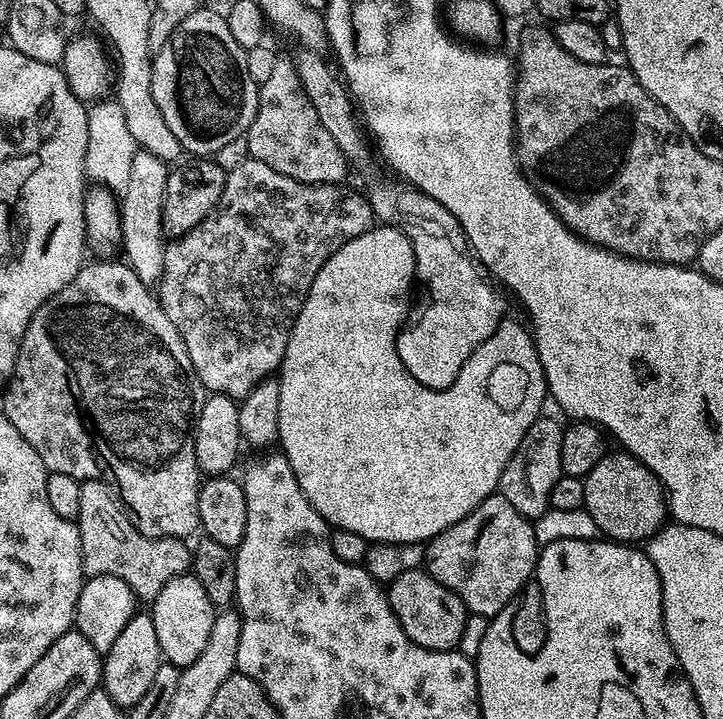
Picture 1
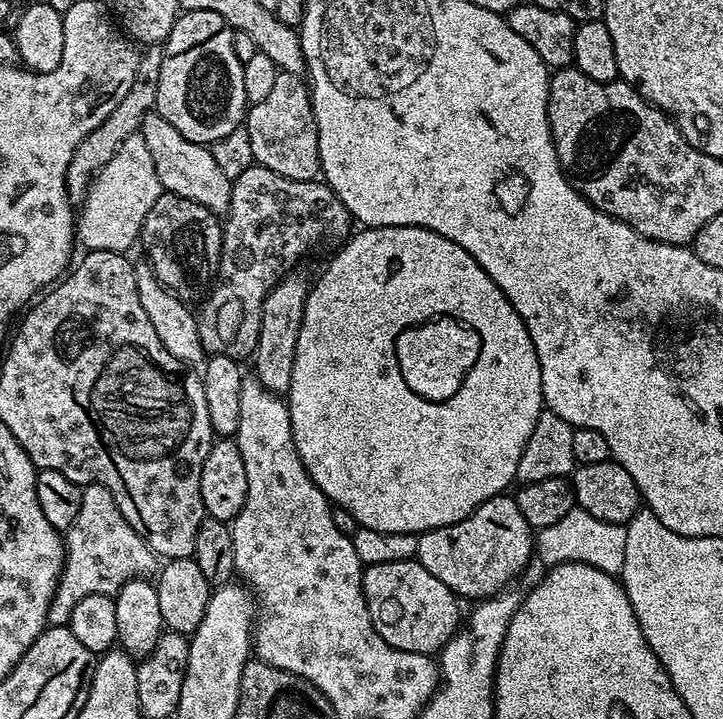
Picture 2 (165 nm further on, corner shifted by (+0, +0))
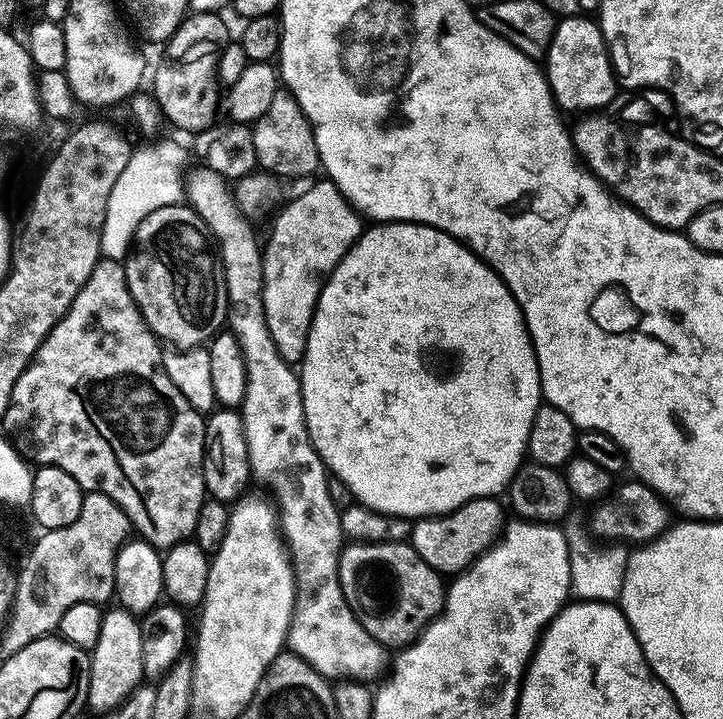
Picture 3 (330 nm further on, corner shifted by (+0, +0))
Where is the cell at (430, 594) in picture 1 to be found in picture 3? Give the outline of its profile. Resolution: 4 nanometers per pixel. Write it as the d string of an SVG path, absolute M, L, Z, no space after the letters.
M378 542L377 544L345 543L340 549L340 565L338 578L342 586L342 594L354 610L354 618L362 622L366 634L374 637L379 644L388 650L399 650L412 643L423 632L424 627L435 620L444 610L444 593L446 584L441 573L435 572L412 548L411 543Z

